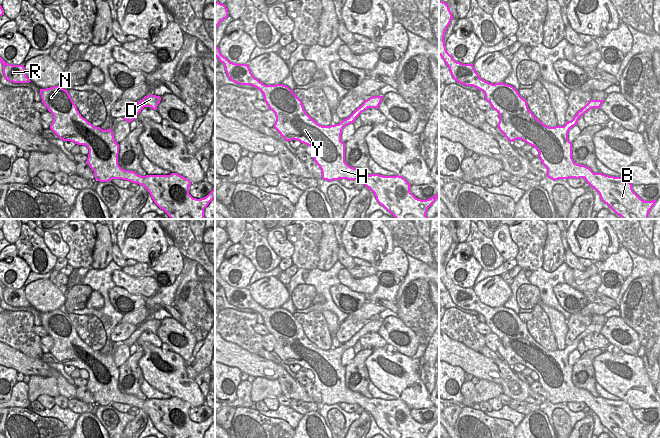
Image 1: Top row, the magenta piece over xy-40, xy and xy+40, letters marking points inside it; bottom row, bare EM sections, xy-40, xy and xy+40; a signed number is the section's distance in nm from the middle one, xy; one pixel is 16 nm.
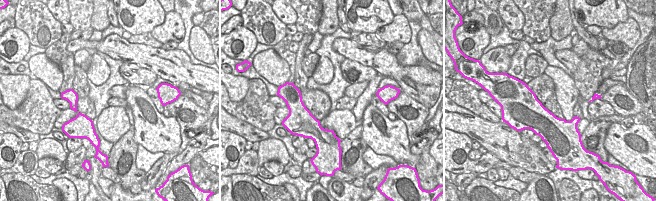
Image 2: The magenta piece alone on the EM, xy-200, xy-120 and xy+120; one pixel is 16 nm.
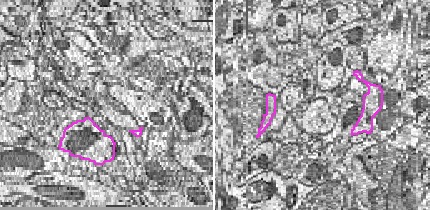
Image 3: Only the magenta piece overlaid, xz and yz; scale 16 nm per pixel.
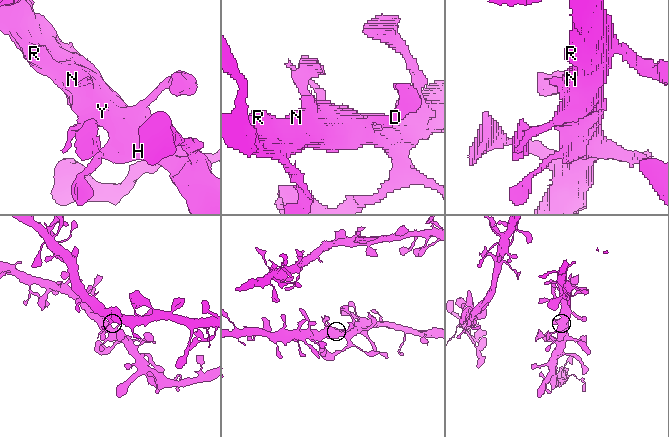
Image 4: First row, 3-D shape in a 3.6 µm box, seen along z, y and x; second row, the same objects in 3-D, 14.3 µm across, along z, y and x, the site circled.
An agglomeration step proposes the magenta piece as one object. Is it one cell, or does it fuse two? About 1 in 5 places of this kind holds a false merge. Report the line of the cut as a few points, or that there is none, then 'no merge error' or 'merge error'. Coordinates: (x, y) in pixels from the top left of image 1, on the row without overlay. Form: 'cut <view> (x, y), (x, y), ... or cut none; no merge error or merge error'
cut xy (343, 343), (353, 346); merge error

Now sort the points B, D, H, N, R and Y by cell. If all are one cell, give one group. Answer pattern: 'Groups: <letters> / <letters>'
Groups: B H N R Y / D.

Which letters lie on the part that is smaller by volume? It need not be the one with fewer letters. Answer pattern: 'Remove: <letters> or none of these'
Remove: D

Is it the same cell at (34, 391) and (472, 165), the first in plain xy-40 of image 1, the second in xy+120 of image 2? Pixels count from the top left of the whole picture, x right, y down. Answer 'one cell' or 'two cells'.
one cell

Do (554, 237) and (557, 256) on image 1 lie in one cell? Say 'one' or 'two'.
one

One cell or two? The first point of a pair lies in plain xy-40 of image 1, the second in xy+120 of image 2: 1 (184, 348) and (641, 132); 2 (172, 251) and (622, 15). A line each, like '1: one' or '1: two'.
1: two
2: two

